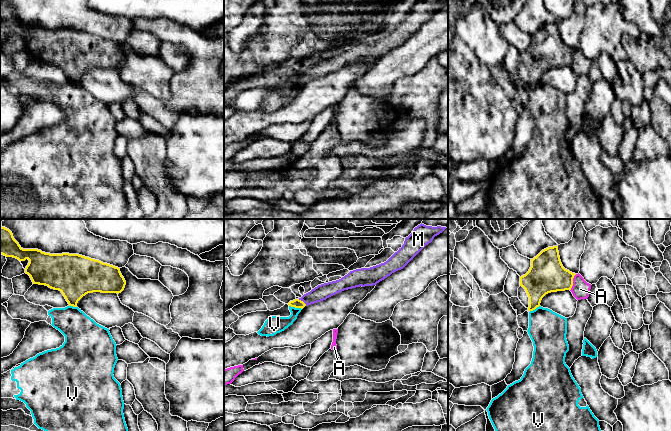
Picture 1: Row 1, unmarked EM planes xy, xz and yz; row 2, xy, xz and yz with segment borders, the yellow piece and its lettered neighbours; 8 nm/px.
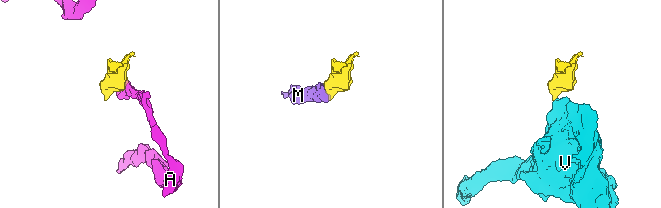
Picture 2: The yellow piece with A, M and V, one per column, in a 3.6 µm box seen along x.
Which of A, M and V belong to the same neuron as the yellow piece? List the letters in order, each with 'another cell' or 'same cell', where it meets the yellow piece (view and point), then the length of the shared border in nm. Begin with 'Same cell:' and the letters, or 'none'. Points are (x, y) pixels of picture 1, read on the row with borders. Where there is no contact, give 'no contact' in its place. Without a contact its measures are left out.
Same cell: M
A: another cell; contact yz (572, 282); length 140 nm
M: same cell; contact xz (302, 301); length 90 nm
V: another cell; contact xz (295, 307); length 110 nm

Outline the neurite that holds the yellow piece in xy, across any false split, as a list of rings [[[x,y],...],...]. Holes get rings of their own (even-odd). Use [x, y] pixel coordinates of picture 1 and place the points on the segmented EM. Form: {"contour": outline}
{"contour": [[[0,227],[0,254],[13,257],[19,261],[29,260],[25,268],[33,284],[45,285],[51,289],[59,290],[69,306],[77,307],[78,301],[88,293],[121,293],[126,281],[120,272],[120,268],[91,259],[79,254],[50,254],[38,249],[23,249],[14,239],[12,232]]]}

